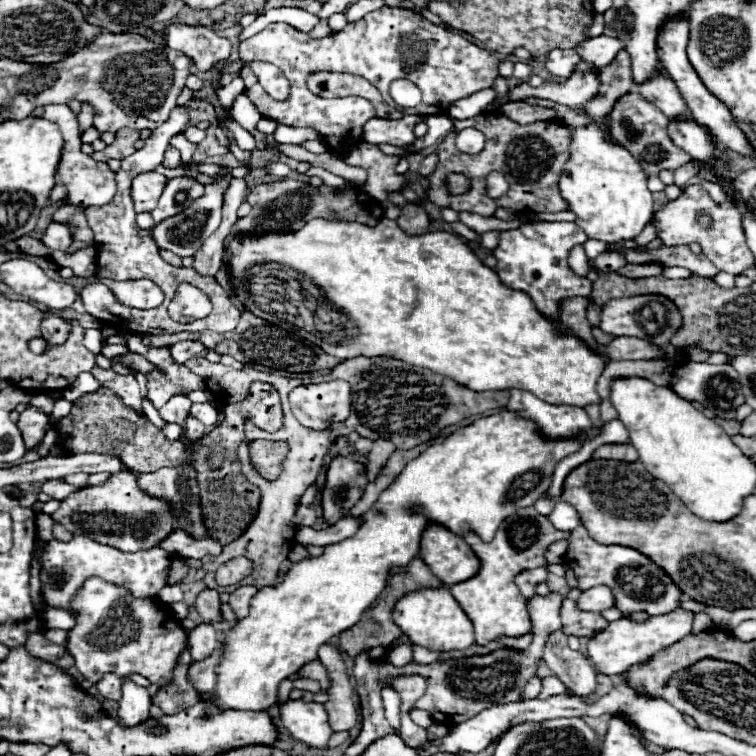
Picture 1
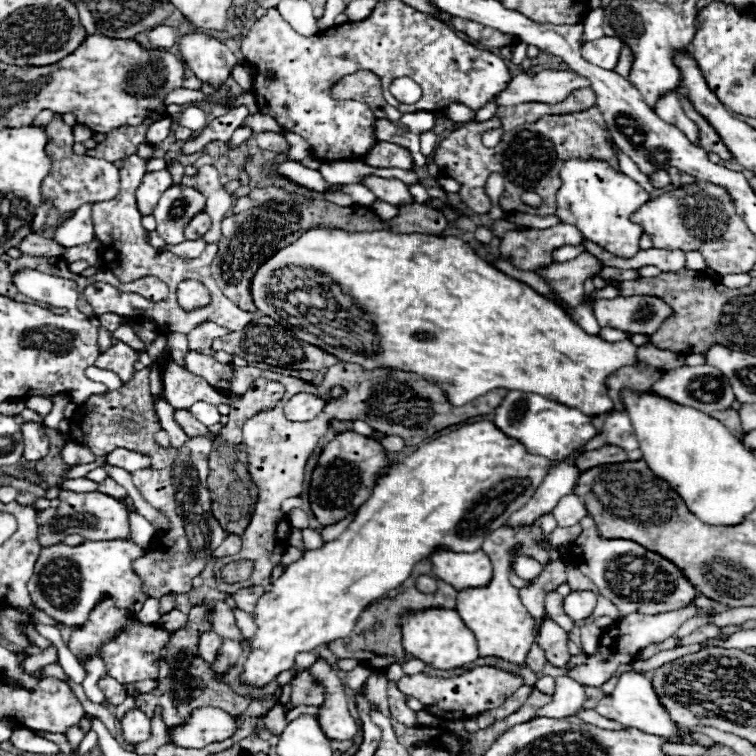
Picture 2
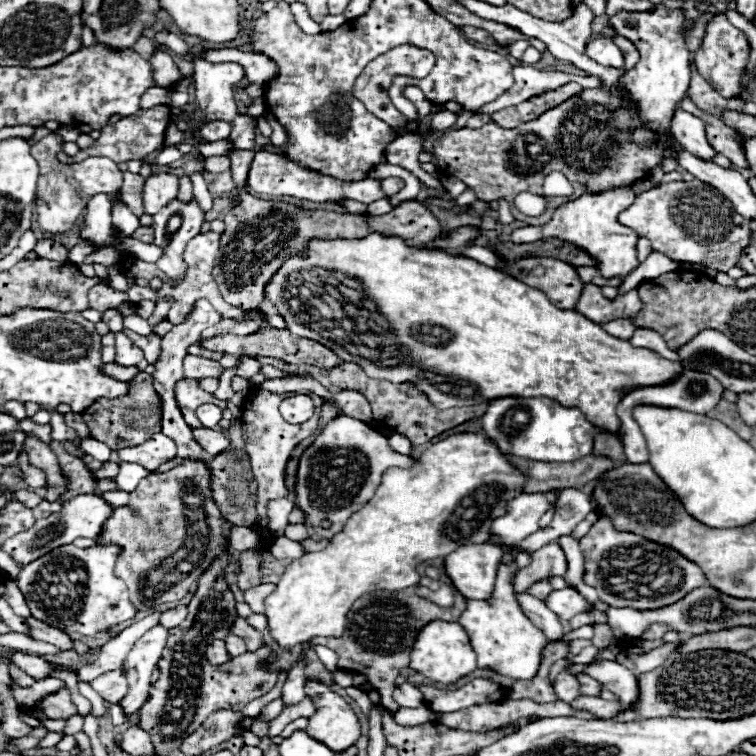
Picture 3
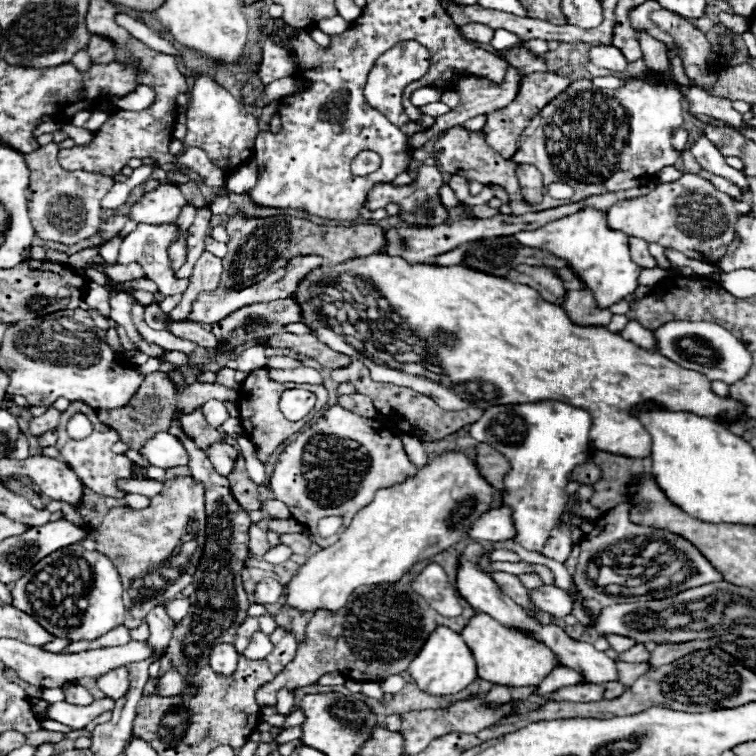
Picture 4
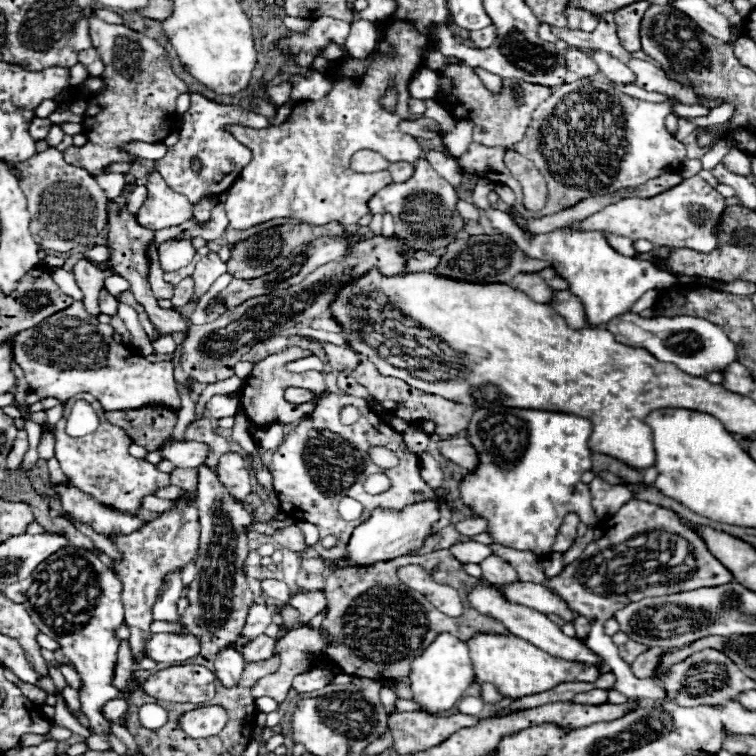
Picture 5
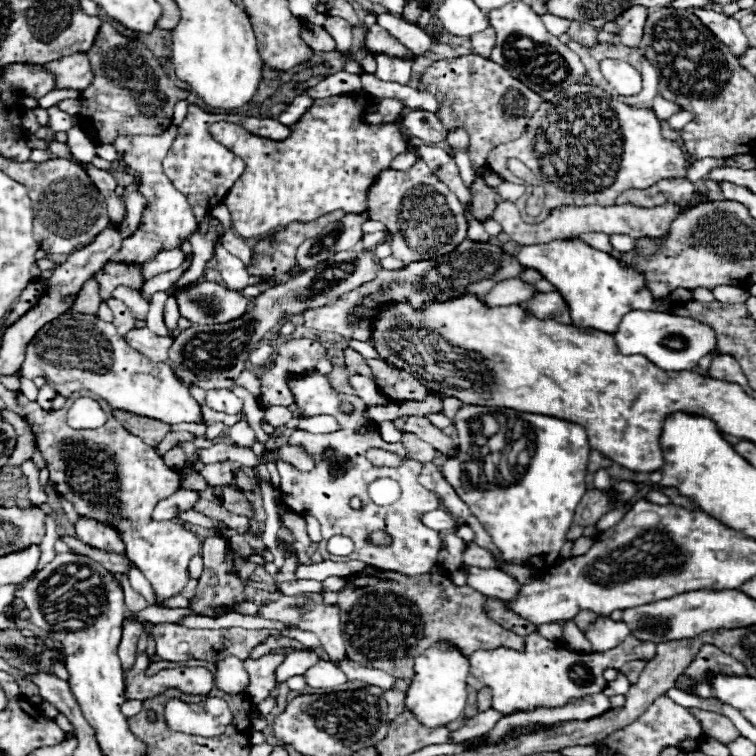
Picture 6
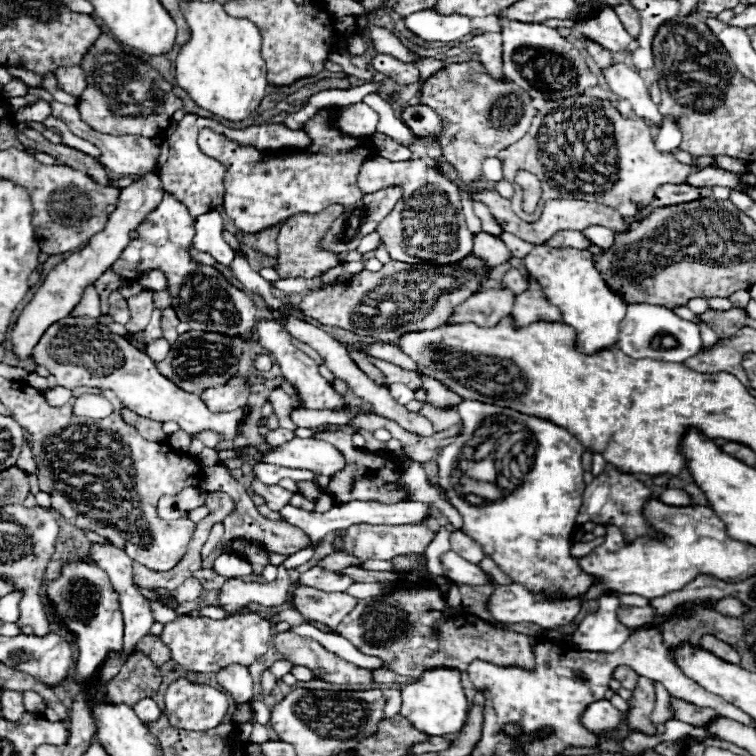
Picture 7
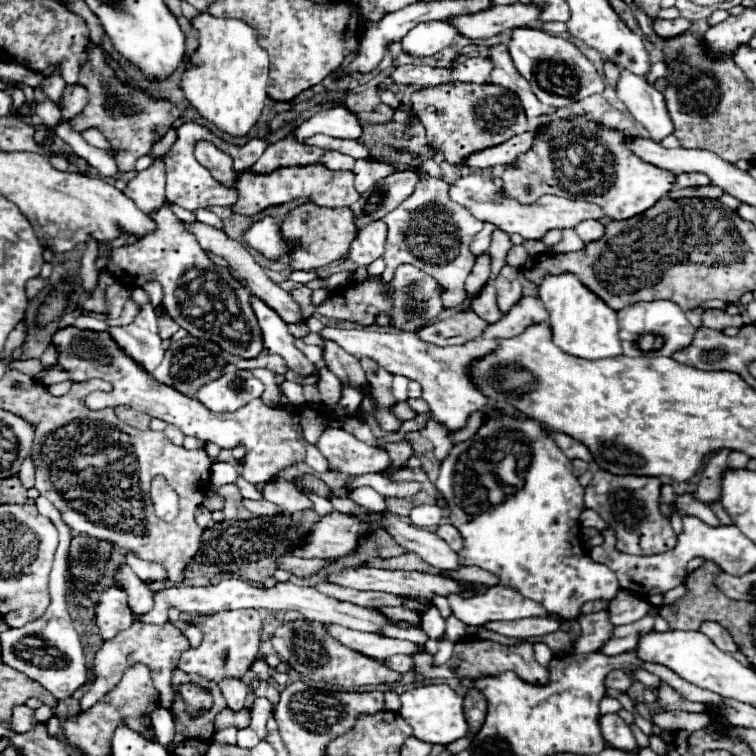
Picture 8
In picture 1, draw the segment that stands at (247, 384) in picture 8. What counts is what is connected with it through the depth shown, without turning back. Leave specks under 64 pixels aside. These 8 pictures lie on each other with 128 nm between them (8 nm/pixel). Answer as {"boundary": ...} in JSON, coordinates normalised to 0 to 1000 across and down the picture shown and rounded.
{"boundary":[[[254,534],[254,550],[259,550],[270,563],[283,563],[288,558],[288,542],[278,534]]]}

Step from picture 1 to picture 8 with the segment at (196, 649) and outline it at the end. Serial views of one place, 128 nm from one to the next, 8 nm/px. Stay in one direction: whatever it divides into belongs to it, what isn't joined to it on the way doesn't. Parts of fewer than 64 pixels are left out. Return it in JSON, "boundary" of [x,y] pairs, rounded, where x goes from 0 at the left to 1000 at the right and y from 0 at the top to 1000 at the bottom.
{"boundary":[[[299,897],[299,902],[291,902],[288,907],[302,929],[302,937],[307,937],[307,939],[323,937],[323,929],[331,915],[328,915],[328,905],[320,897]]]}

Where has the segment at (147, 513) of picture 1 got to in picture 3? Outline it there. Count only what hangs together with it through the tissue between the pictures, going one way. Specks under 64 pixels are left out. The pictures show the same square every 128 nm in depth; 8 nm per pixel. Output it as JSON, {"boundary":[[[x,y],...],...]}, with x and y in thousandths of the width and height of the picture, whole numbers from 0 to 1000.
{"boundary":[[[101,653],[95,656],[93,661],[85,661],[82,664],[82,675],[66,680],[63,685],[56,685],[56,688],[48,688],[48,693],[40,698],[40,701],[32,701],[26,706],[19,706],[13,709],[5,720],[3,720],[3,728],[11,730],[21,743],[29,743],[29,746],[37,746],[42,743],[45,738],[53,738],[56,733],[63,733],[66,728],[77,725],[77,722],[85,722],[85,720],[95,720],[98,712],[103,709],[111,709],[111,712],[122,712],[122,714],[130,714],[130,709],[135,706],[135,698],[140,693],[140,688],[146,685],[148,680],[148,669],[127,656],[127,653]]]}

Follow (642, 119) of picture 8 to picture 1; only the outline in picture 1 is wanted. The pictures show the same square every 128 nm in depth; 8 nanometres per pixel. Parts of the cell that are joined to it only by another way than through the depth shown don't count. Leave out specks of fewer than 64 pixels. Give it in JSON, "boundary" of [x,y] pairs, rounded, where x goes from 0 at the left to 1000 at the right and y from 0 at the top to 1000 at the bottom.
{"boundary":[[[794,45],[794,48],[783,50],[783,53],[767,56],[759,66],[765,69],[767,77],[772,77],[772,79],[788,85],[791,90],[796,90],[796,87],[804,87],[823,63],[825,63],[823,53]]]}

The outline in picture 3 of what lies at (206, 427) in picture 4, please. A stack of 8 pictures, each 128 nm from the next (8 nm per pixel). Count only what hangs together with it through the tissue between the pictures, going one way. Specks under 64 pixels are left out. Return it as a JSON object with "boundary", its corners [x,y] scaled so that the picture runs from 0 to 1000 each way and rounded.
{"boundary":[[[241,500],[233,513],[230,513],[230,521],[233,521],[233,532],[243,548],[243,556],[249,563],[259,566],[259,563],[267,563],[259,553],[259,540],[265,534],[272,534],[272,532],[280,532],[280,529],[288,529],[283,521],[278,519],[270,519],[265,513],[265,505],[262,503],[249,503],[249,500]]]}

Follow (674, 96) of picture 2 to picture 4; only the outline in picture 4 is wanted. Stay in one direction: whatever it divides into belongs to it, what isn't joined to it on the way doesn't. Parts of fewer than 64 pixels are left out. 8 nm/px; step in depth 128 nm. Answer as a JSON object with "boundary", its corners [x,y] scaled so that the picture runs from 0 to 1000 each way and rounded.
{"boundary":[[[926,177],[915,193],[913,193],[913,201],[915,206],[921,209],[921,214],[931,222],[931,225],[939,225],[942,230],[950,230],[950,233],[958,233],[960,238],[976,243],[979,249],[984,249],[984,254],[989,254],[989,241],[987,241],[987,233],[981,230],[981,225],[971,225],[960,217],[960,209],[952,204],[952,198],[931,180]]]}

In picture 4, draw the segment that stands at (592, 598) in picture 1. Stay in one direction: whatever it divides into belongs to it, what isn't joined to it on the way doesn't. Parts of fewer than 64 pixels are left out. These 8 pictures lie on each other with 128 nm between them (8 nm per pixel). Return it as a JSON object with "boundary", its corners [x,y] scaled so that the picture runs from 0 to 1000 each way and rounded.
{"boundary":[[[717,775],[712,780],[704,780],[701,791],[712,807],[725,810],[733,817],[746,817],[759,804],[757,788],[751,783],[746,783],[743,778],[735,778],[735,775]]]}

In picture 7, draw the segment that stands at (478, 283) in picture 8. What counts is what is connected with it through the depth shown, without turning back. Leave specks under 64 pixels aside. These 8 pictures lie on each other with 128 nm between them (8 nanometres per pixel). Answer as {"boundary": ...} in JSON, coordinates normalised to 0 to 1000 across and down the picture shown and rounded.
{"boundary":[[[643,307],[627,310],[627,336],[632,336],[648,354],[656,354],[677,341],[677,333],[667,325],[667,320]]]}

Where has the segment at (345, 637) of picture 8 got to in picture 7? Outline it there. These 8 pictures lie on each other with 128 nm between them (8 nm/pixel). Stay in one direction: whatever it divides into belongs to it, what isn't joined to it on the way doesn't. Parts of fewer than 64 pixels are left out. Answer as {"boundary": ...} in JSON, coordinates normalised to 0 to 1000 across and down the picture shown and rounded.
{"boundary":[[[373,807],[373,810],[365,810],[365,812],[360,812],[357,820],[360,820],[362,825],[368,825],[368,823],[381,823],[381,825],[386,825],[386,828],[402,825],[399,815],[397,815],[394,810],[389,810],[389,807]]]}

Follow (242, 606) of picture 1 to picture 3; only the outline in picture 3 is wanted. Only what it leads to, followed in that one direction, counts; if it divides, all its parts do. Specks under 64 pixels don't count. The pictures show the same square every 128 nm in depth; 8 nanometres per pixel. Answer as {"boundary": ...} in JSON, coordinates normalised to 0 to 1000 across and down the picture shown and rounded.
{"boundary":[[[362,772],[336,775],[336,778],[331,778],[331,780],[323,783],[323,796],[333,804],[333,810],[347,812],[347,810],[349,810],[349,791],[352,791],[362,778],[365,778]]]}

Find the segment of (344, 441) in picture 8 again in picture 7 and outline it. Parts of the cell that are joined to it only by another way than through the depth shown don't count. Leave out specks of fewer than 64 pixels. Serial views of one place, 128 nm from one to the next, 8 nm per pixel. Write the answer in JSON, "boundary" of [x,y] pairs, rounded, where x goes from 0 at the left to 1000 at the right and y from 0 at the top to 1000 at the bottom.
{"boundary":[[[389,577],[384,585],[373,590],[365,590],[360,598],[349,603],[341,590],[325,590],[325,593],[312,593],[312,595],[291,595],[288,606],[299,611],[307,606],[317,606],[320,601],[331,603],[336,611],[410,622],[410,624],[423,624],[431,630],[455,619],[455,606],[447,595],[442,595],[442,590],[437,590],[429,582],[394,579],[394,577]]]}

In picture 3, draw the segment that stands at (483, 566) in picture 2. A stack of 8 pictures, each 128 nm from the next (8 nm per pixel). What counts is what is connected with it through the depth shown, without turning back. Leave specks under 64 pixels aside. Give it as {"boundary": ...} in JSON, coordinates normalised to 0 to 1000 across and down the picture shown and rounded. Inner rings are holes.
{"boundary":[[[749,646],[741,651],[738,667],[733,672],[730,693],[720,701],[712,701],[709,706],[701,706],[701,712],[693,712],[685,722],[685,730],[706,730],[714,728],[720,720],[738,714],[738,709],[749,706],[762,698],[767,688],[772,688],[783,677],[783,667],[775,651],[762,646]],[[608,722],[587,738],[587,754],[614,791],[640,794],[653,780],[656,749],[667,733],[669,728],[664,722]]]}

